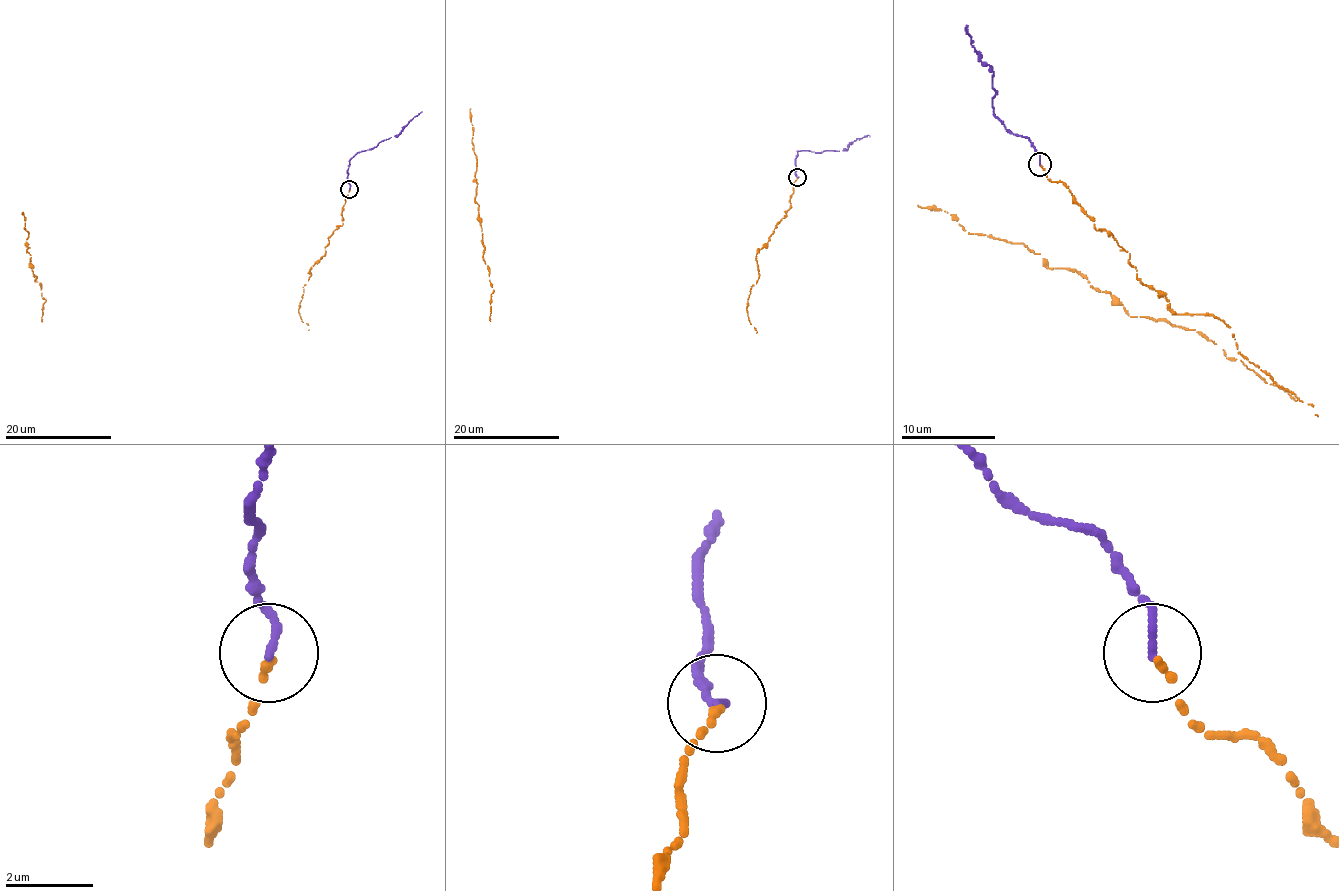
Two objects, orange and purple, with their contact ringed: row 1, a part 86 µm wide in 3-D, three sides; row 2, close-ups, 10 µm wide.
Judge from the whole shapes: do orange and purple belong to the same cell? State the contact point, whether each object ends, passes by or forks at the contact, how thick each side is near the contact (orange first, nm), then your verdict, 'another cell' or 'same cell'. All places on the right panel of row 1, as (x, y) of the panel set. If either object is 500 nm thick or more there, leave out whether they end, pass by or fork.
place (1039, 164); orange ends; purple ends; calibres 160 and 180 nm; same cell

